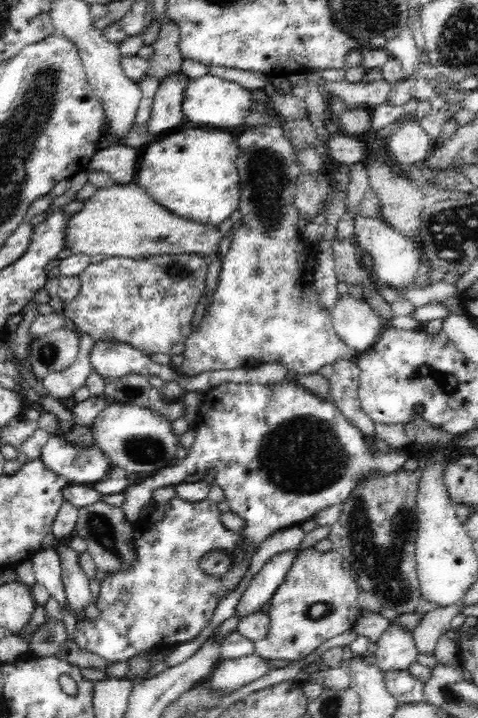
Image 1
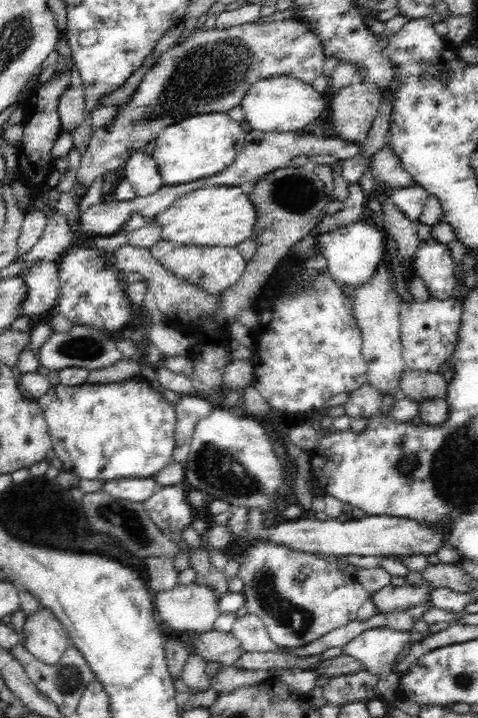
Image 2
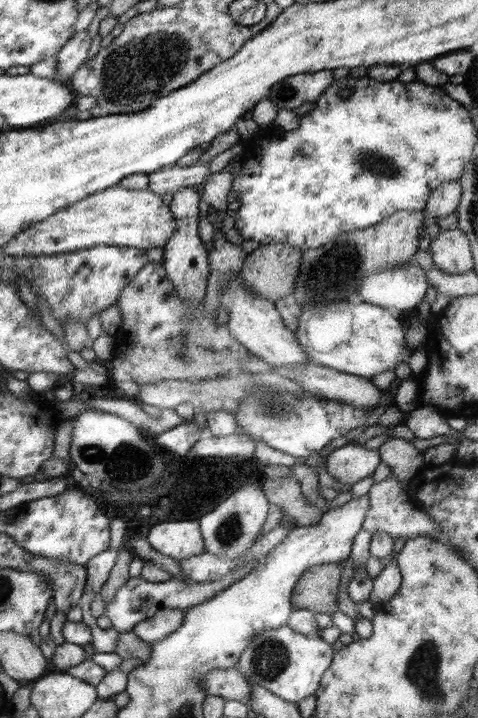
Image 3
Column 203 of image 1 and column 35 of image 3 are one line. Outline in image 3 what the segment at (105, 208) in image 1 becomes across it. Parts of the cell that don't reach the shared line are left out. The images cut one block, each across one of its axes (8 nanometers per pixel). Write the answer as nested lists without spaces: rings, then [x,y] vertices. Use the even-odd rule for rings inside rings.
[[[114,185],[75,204],[56,212],[52,218],[20,231],[3,246],[4,253],[12,256],[50,256],[100,245],[134,247],[146,251],[162,248],[178,229],[170,206],[149,188],[128,190]]]

